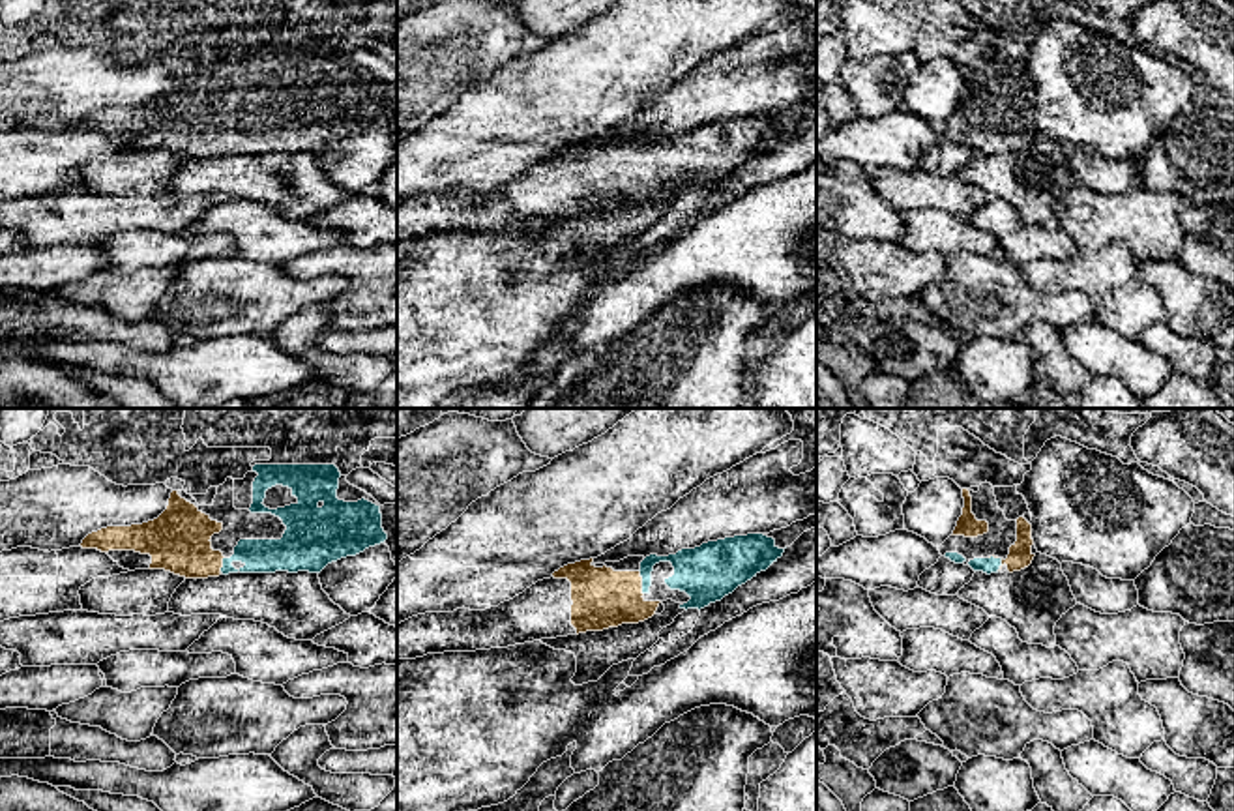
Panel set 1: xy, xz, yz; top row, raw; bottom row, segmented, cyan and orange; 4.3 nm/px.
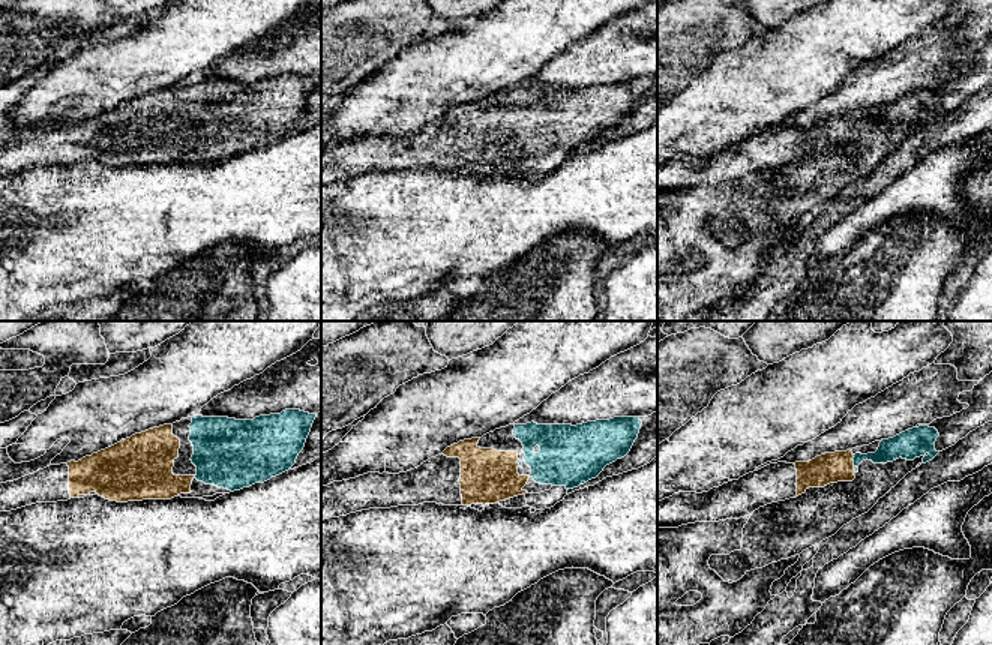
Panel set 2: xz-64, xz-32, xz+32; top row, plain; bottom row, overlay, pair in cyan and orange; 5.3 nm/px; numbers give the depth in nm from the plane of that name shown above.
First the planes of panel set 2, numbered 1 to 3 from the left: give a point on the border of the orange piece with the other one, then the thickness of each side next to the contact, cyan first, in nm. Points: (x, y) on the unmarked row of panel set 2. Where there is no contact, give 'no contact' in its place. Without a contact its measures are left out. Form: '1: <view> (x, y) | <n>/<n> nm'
1: no contact
2: xz-32 (518, 126) | 20/280 nm
3: xz+32 (853, 123) | 120/160 nm

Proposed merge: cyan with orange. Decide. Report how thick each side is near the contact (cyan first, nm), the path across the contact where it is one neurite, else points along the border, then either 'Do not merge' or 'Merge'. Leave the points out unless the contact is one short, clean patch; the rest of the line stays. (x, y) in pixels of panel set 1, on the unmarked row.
Thickness 220 nm (cyan) against 260 nm. Merge

